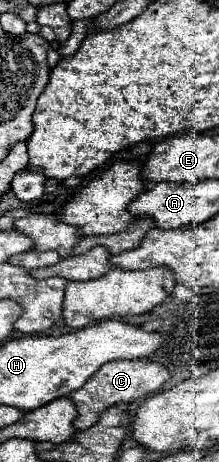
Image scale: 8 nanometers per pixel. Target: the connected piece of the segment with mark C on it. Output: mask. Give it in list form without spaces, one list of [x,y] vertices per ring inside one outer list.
[[[146,359],[142,361],[110,361],[106,365],[102,365],[88,381],[82,389],[70,393],[72,403],[76,405],[76,419],[74,419],[74,427],[76,429],[88,429],[92,427],[100,413],[106,411],[112,405],[118,403],[132,403],[140,397],[148,397],[152,393],[156,393],[166,381],[170,379],[170,373],[166,371],[166,367],[158,365],[158,363],[150,363]]]

